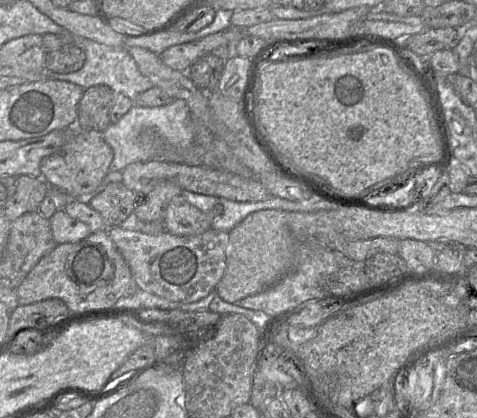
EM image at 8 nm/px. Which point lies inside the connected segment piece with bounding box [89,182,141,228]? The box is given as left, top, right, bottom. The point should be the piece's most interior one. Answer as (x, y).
(116, 202)

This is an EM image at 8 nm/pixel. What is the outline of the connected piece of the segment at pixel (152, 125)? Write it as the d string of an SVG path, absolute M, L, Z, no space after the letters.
M177 99L171 104L160 107L139 107L133 105L118 122L109 124L102 132L105 141L113 150L113 160L109 172L122 171L134 162L150 161L148 153L140 145L140 134L145 129L154 129L160 136L176 150L185 150L194 141L195 118L192 116L187 103Z

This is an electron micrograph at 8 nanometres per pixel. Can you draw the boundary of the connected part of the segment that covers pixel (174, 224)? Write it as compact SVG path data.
M181 195L168 203L163 211L163 224L165 231L177 236L199 235L211 229L216 217L223 213L223 207L216 205L207 212L202 212Z

